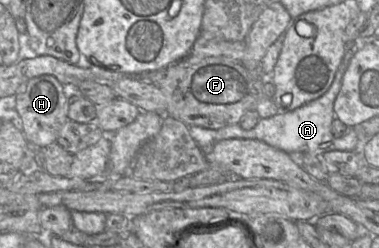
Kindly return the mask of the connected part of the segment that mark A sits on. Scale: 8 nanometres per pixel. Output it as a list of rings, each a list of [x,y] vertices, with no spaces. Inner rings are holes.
[[[347,50],[335,74],[330,88],[319,98],[286,113],[278,113],[269,118],[261,118],[251,130],[244,130],[239,124],[229,125],[220,129],[207,129],[198,126],[189,127],[192,138],[196,141],[204,155],[212,152],[213,146],[224,139],[255,139],[274,148],[290,153],[309,153],[321,156],[328,151],[359,151],[359,133],[355,129],[341,137],[333,136],[331,127],[335,118],[334,102],[341,88],[341,81],[354,50]]]

